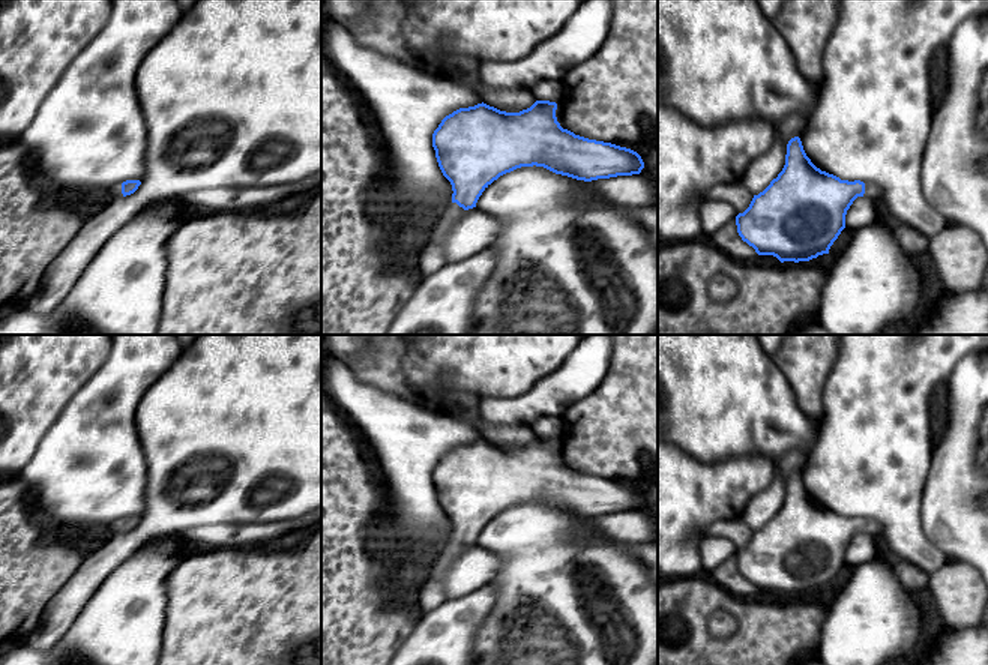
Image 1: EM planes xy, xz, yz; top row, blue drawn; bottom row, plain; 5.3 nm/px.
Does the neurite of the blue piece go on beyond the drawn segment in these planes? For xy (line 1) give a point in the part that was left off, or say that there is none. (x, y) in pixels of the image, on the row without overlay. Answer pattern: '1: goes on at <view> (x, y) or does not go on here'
1: goes on at xy (114, 527)

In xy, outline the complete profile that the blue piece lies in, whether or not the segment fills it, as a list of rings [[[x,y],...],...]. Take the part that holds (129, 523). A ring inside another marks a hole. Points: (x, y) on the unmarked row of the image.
[[[126,516],[123,519],[117,519],[117,521],[111,522],[104,533],[105,534],[126,533],[126,531],[134,530],[140,521],[141,521],[140,516]]]

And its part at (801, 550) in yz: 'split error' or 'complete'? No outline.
split error

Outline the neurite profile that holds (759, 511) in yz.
[[[781,459],[773,461],[775,476],[772,483],[764,491],[755,494],[742,513],[745,524],[752,531],[763,528],[785,501],[787,482],[782,479],[779,464]]]

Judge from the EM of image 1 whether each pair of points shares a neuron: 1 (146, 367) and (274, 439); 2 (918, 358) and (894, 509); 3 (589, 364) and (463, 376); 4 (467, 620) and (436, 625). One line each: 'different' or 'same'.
1: different
2: same
3: different
4: same

